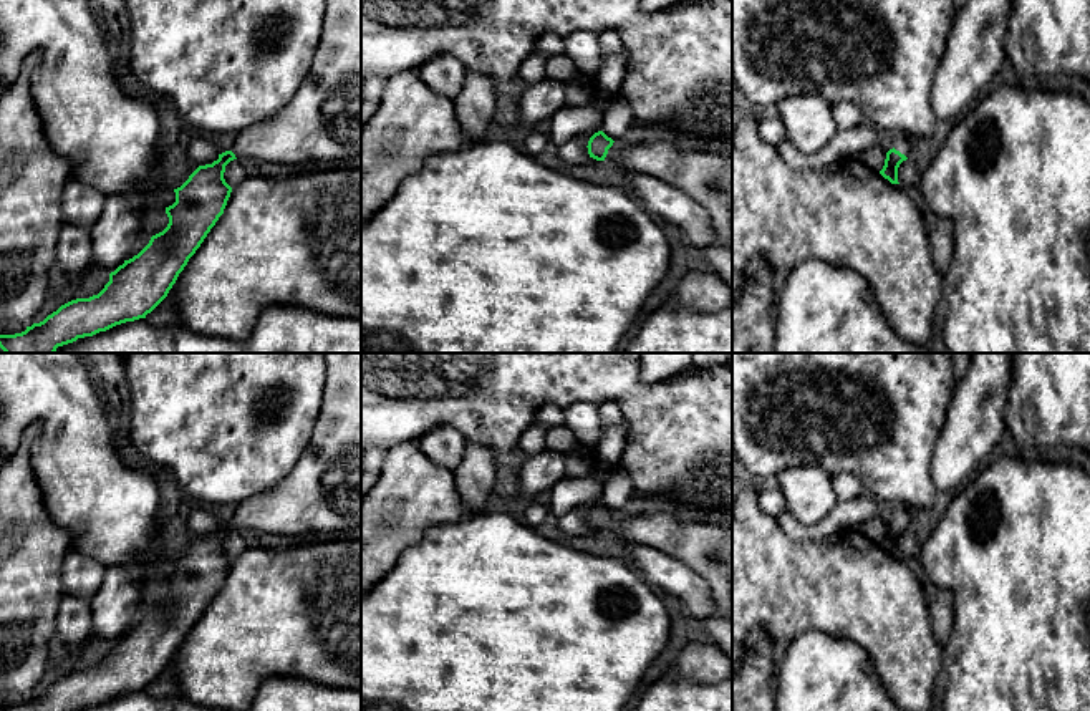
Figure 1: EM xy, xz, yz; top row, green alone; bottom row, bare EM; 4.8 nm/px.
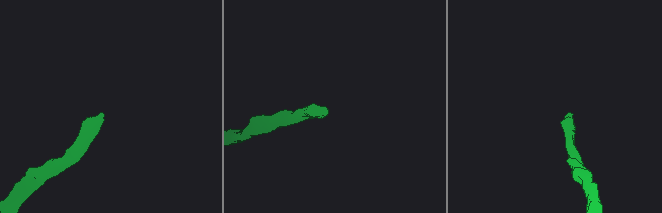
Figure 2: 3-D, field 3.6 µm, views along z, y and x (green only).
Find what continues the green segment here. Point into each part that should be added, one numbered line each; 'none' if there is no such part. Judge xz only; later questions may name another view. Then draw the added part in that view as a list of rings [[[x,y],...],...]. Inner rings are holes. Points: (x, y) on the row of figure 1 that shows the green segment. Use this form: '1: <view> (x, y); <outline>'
1: xz (706, 176); [[[682,141],[634,146],[613,143],[605,162],[658,177],[699,202],[711,215],[714,240],[701,252],[726,282],[732,300],[732,157],[686,149]]]

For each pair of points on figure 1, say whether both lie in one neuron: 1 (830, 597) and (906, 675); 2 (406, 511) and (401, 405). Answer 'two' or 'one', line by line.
1: one
2: two

